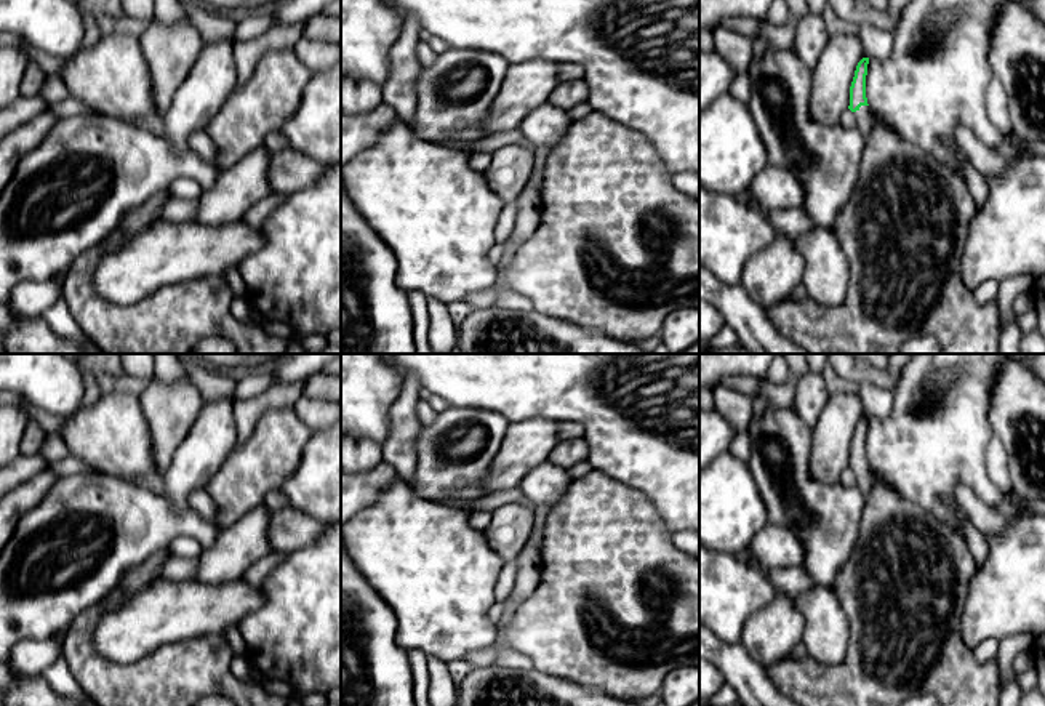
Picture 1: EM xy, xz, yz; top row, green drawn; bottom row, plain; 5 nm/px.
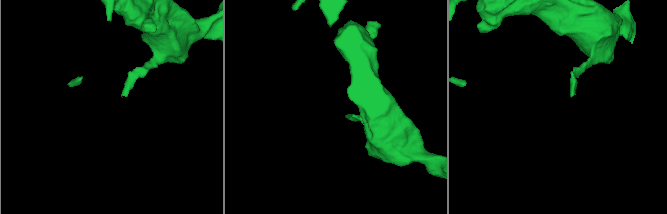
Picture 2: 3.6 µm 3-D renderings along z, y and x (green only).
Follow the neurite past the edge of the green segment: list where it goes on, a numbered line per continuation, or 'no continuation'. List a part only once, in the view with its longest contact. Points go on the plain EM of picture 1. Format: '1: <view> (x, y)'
1: yz (864, 474)

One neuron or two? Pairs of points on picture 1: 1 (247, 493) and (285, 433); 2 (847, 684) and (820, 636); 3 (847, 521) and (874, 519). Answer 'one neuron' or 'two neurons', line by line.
1: one neuron
2: two neurons
3: two neurons

